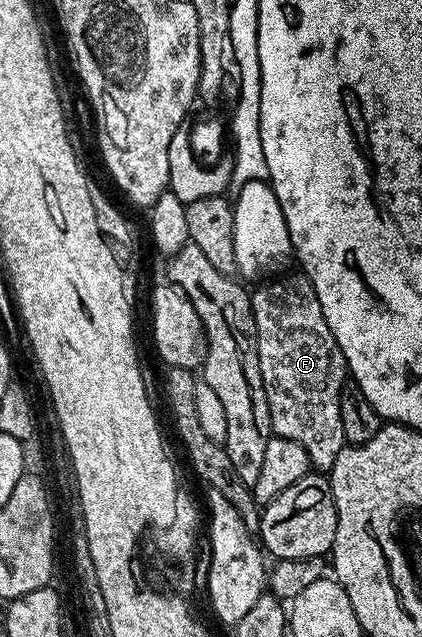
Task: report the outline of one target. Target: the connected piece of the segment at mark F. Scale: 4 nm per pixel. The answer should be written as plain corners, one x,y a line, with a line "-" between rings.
302,273
290,274
259,282
258,288
250,291
258,330
260,377
268,397
271,432
277,438
296,441
308,453
311,468
326,473
348,446
340,421
340,397
348,383
348,368
332,329
328,329
312,281

